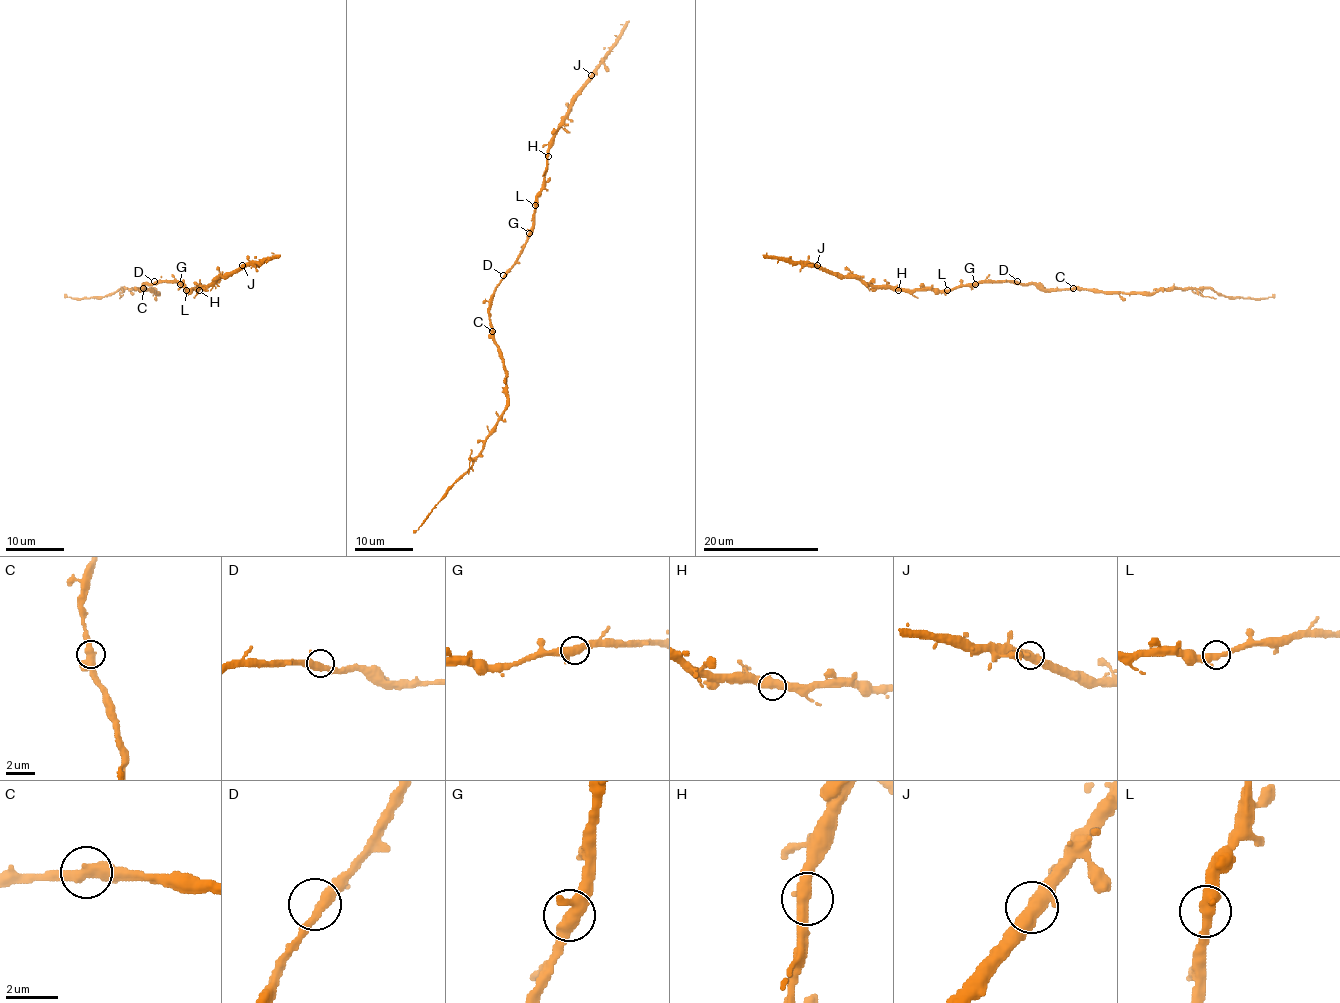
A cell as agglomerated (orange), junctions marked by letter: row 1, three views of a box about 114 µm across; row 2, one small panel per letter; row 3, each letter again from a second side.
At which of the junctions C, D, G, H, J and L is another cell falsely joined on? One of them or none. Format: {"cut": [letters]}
{"cut": []}

